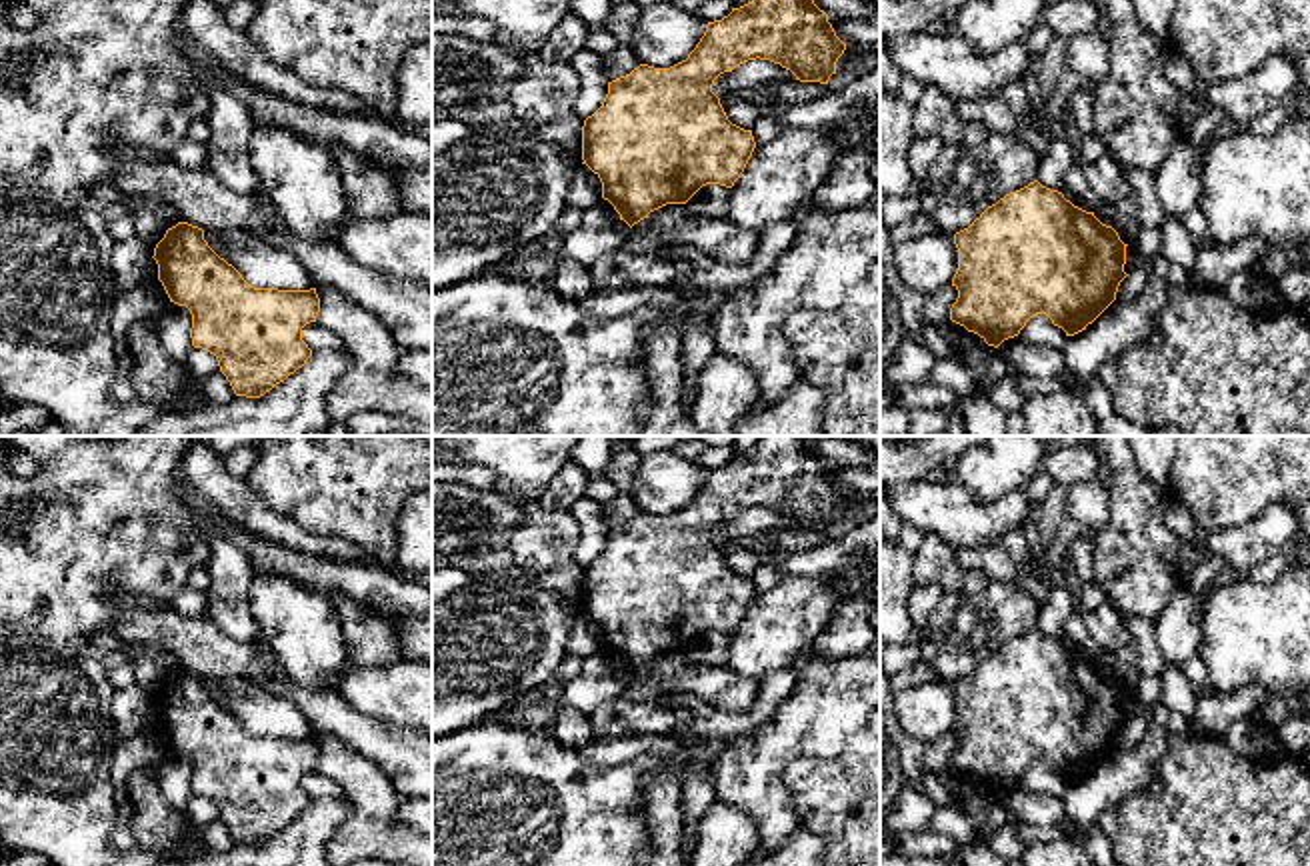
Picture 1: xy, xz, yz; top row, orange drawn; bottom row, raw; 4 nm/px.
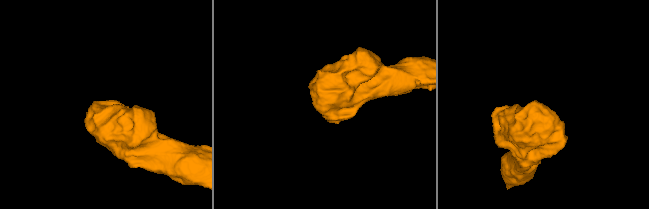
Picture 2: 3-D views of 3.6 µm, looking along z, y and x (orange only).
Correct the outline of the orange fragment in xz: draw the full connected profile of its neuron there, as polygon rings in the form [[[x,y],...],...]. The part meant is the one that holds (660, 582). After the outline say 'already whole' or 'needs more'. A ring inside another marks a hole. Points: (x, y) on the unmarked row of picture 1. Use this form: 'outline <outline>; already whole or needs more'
outline [[[760,436],[756,446],[708,470],[686,508],[670,516],[640,512],[608,530],[602,554],[584,568],[582,612],[602,630],[608,648],[630,676],[666,652],[686,652],[702,634],[732,636],[756,590],[752,578],[732,572],[712,540],[714,528],[748,508],[770,508],[800,530],[828,532],[846,492],[806,436]]]; already whole

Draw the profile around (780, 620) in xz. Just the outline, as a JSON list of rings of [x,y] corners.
[[[782,578],[758,592],[730,636],[728,668],[762,680],[792,666],[798,650],[826,628],[838,604],[838,584],[826,578]]]

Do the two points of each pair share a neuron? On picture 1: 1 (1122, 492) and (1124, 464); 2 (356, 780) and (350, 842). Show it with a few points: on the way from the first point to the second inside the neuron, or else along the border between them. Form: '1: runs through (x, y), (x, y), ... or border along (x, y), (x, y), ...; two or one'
1: runs through (1122, 486), (1122, 470); one
2: runs through (362, 796), (362, 826); one

